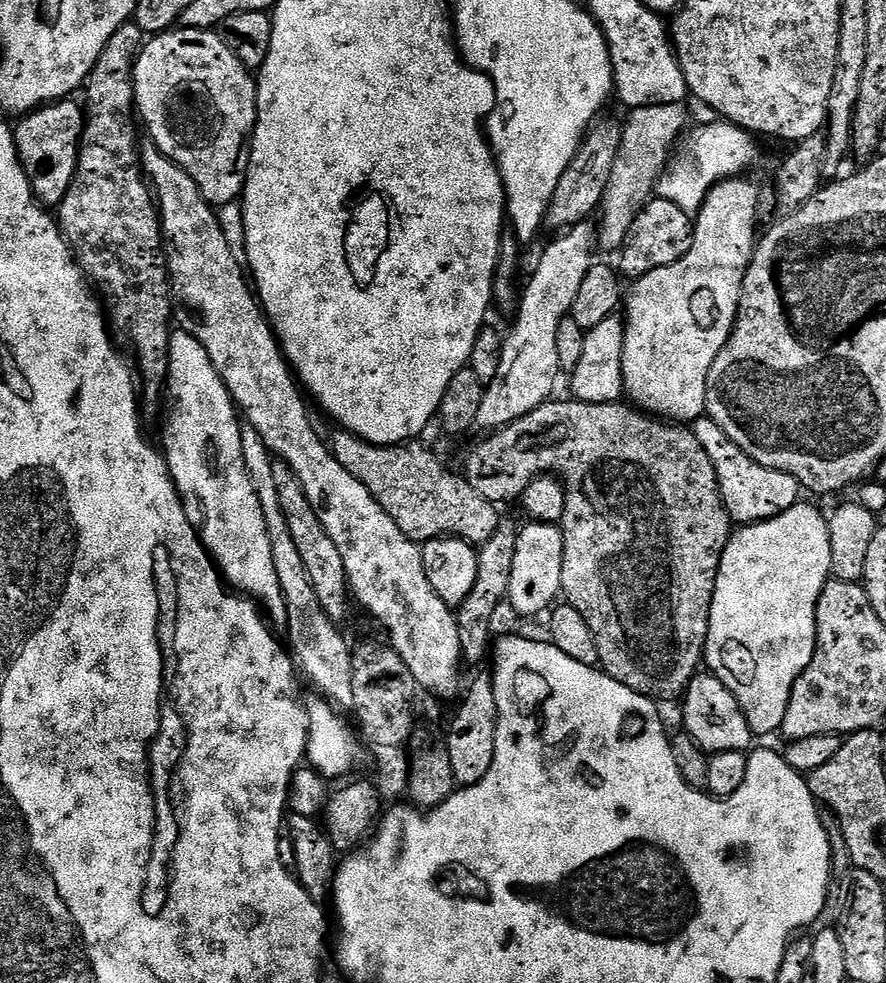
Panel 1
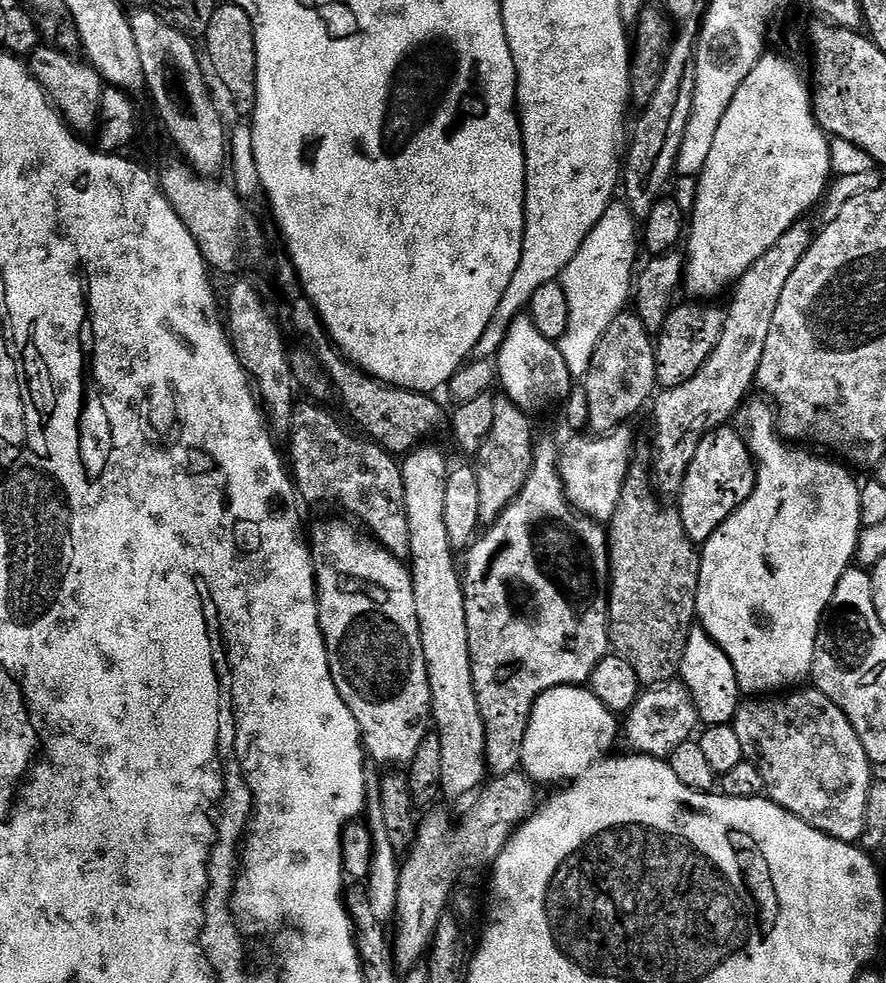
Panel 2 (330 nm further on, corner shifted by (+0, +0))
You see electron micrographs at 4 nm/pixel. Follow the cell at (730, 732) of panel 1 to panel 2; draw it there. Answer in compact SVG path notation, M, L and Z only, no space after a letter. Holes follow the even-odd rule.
M703 626L693 627L686 638L686 650L682 654L678 676L684 687L690 690L694 706L705 725L731 724L735 720L736 711L742 703L742 693L734 666Z

